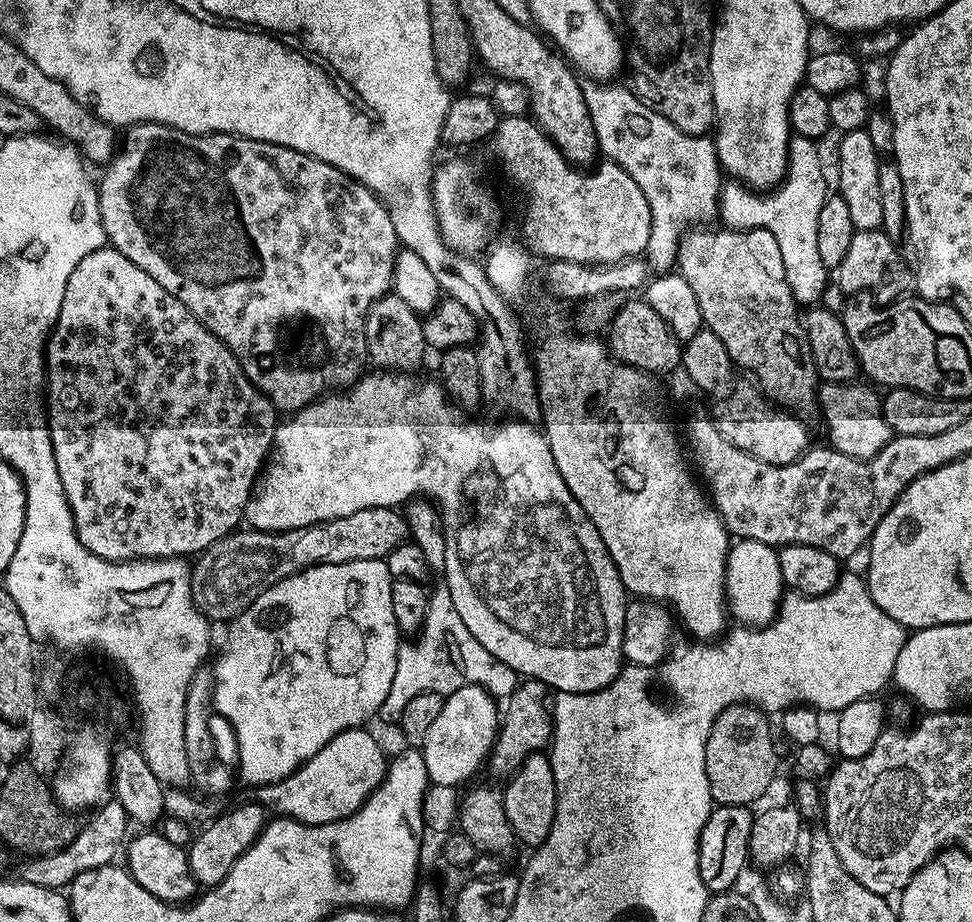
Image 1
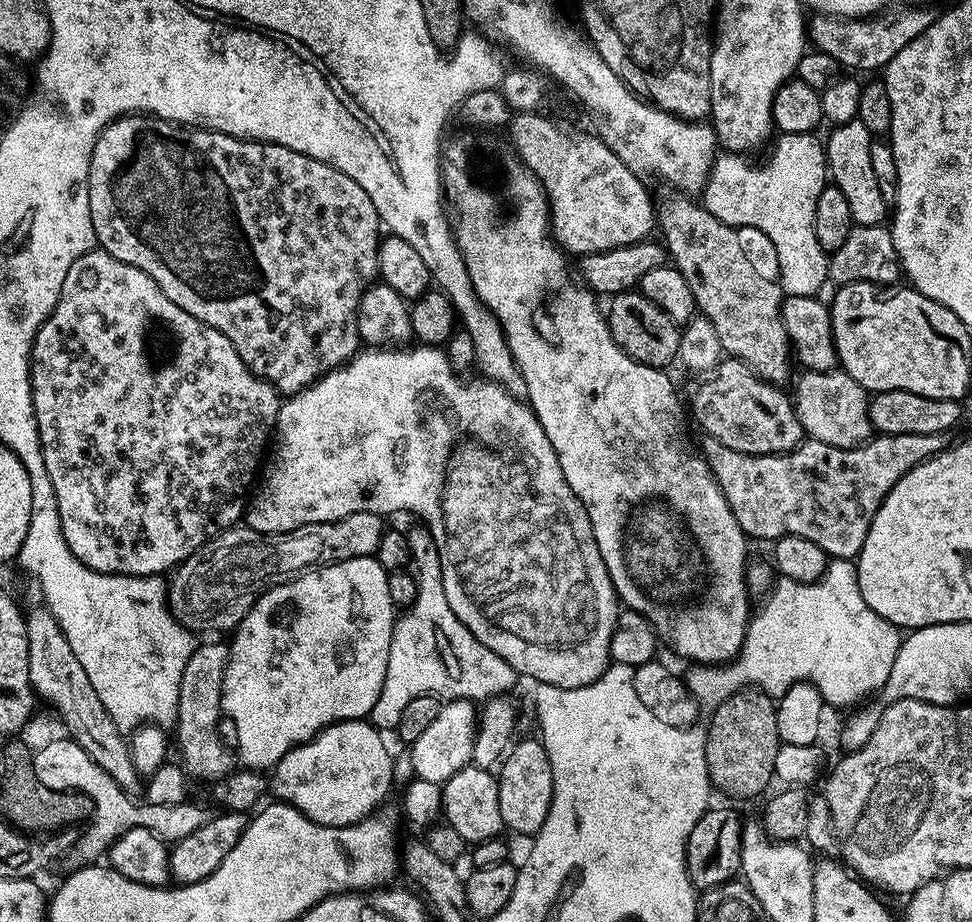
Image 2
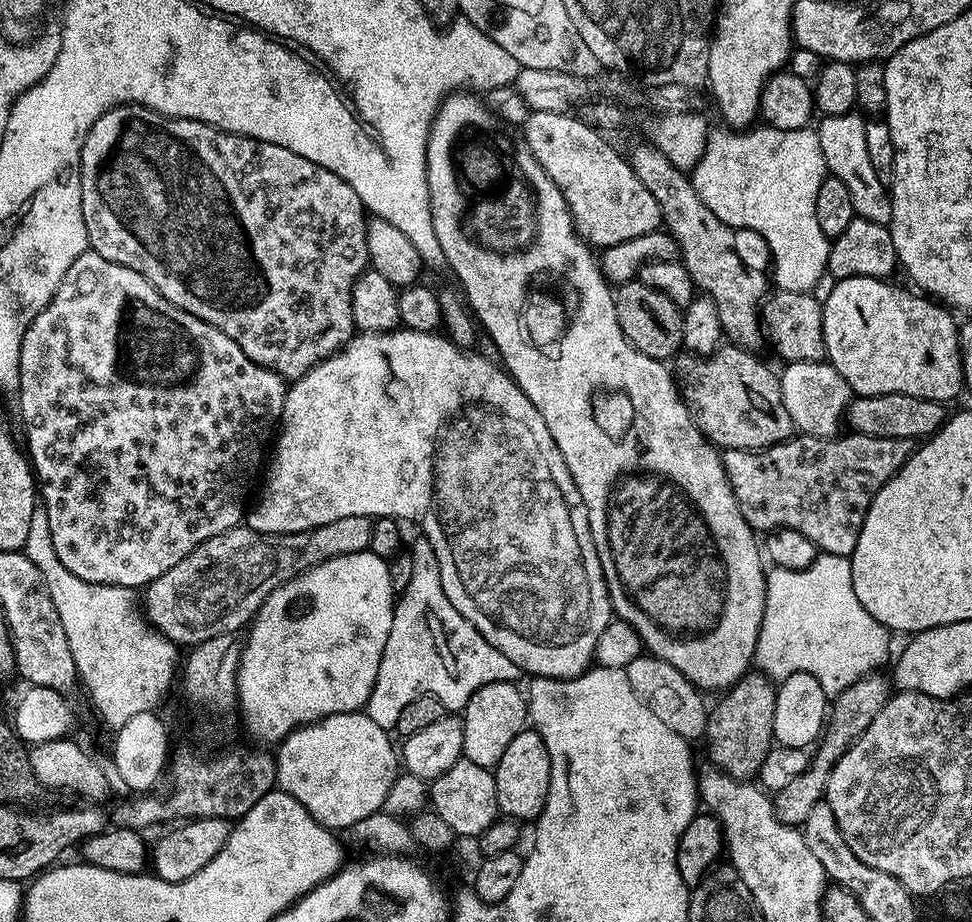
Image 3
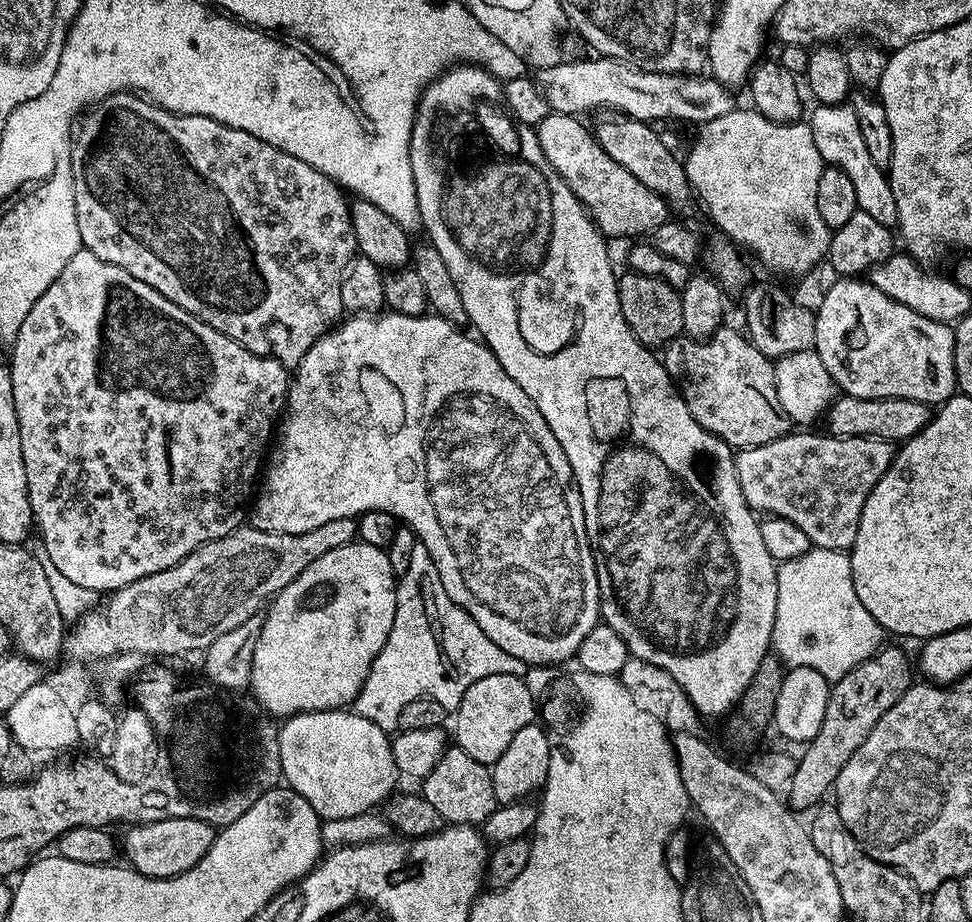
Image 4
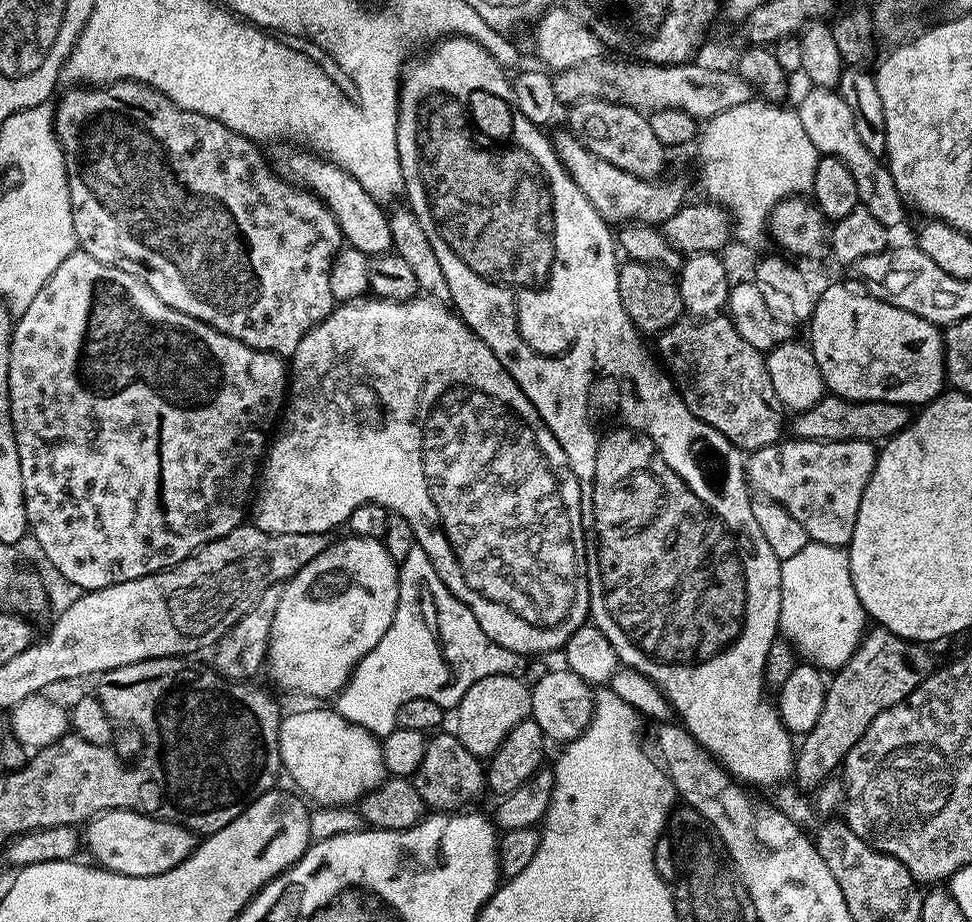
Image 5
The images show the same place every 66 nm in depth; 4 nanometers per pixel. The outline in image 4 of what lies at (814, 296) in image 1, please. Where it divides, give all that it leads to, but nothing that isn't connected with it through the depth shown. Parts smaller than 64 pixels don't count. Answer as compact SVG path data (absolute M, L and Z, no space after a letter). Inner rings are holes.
M745 106L741 112L733 110L722 114L722 118L714 118L710 122L699 125L697 132L700 133L697 134L692 149L689 150L688 156L683 157L684 169L688 183L692 185L695 199L697 201L700 199L704 203L709 218L720 227L717 229L727 236L733 244L744 250L749 248L766 267L773 268L774 271L781 272L784 276L804 276L819 260L821 263L827 257L828 243L832 240L832 232L826 226L826 222L822 222L822 214L818 214L818 178L822 178L822 170L826 165L822 154L818 154L818 146L814 146L811 123L779 124L778 122L770 122L770 118L766 118L761 112Z

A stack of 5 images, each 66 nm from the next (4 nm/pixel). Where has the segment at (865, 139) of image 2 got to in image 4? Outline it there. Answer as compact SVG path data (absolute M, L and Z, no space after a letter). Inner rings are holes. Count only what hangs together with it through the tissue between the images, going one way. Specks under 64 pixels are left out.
M851 103L816 104L813 107L810 123L814 134L814 146L822 154L825 165L841 168L854 186L858 197L859 211L871 214L882 226L895 229L898 222L898 206L894 202L894 190L890 186L885 169L876 165L874 158L866 150L862 130L858 127L858 114L854 114Z

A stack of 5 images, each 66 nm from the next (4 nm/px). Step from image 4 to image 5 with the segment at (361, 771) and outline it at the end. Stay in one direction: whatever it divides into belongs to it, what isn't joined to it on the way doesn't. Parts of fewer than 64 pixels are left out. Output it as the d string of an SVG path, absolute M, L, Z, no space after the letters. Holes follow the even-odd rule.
M328 708L300 710L281 719L279 726L279 754L283 771L288 772L294 785L307 799L312 798L323 807L345 807L357 803L361 797L376 789L388 778L385 759L382 758L383 745L364 727L350 723L348 719Z

